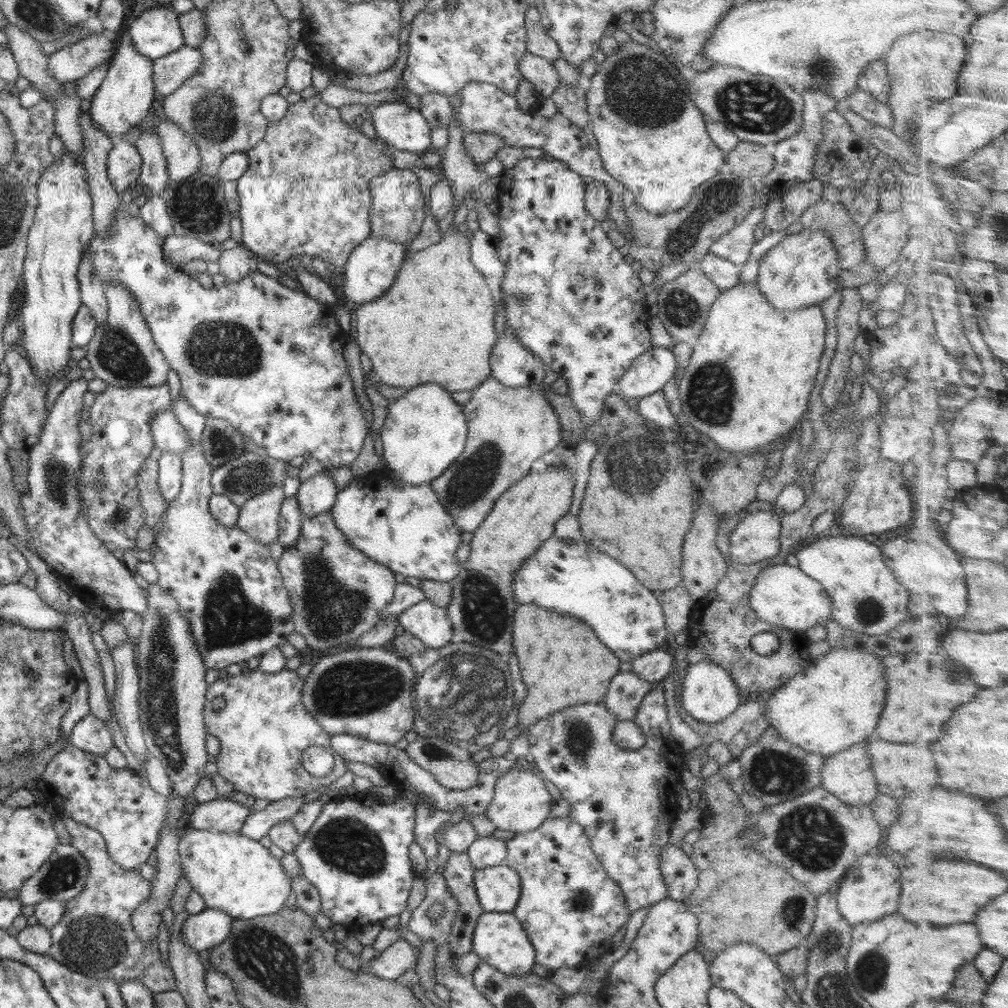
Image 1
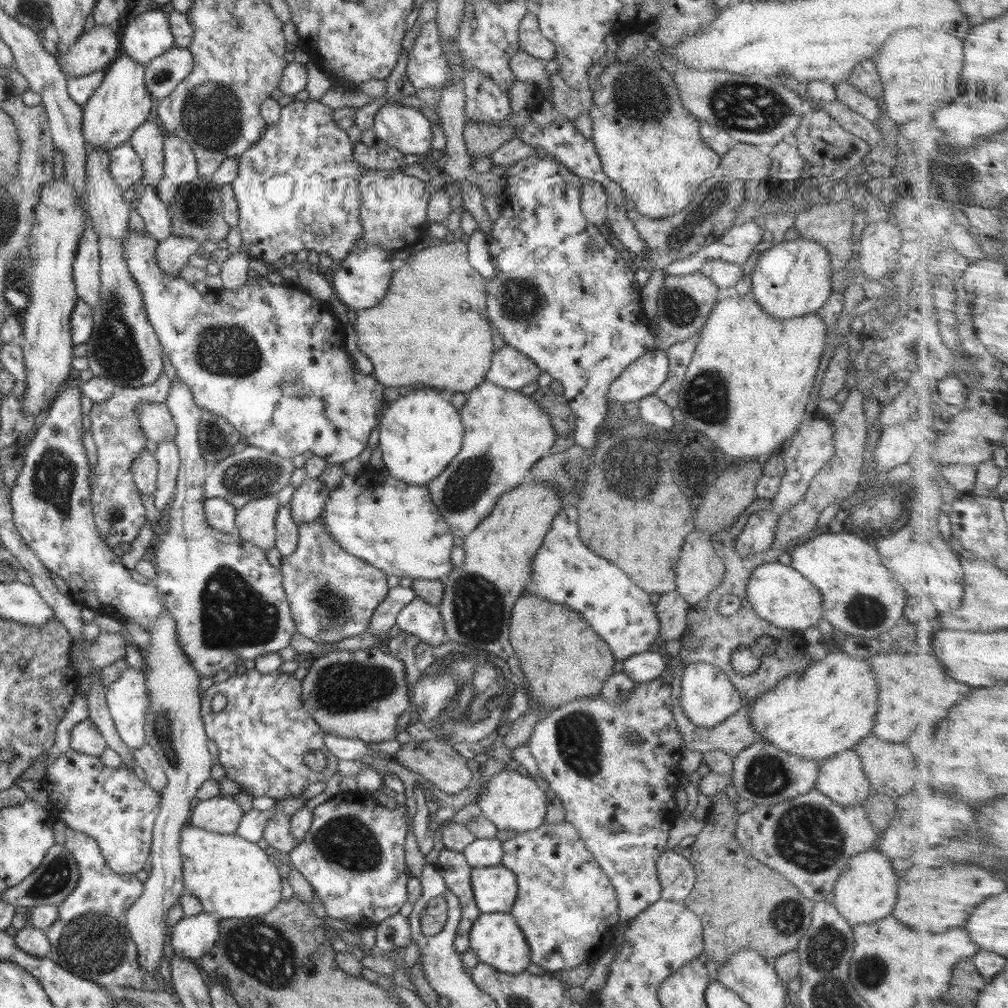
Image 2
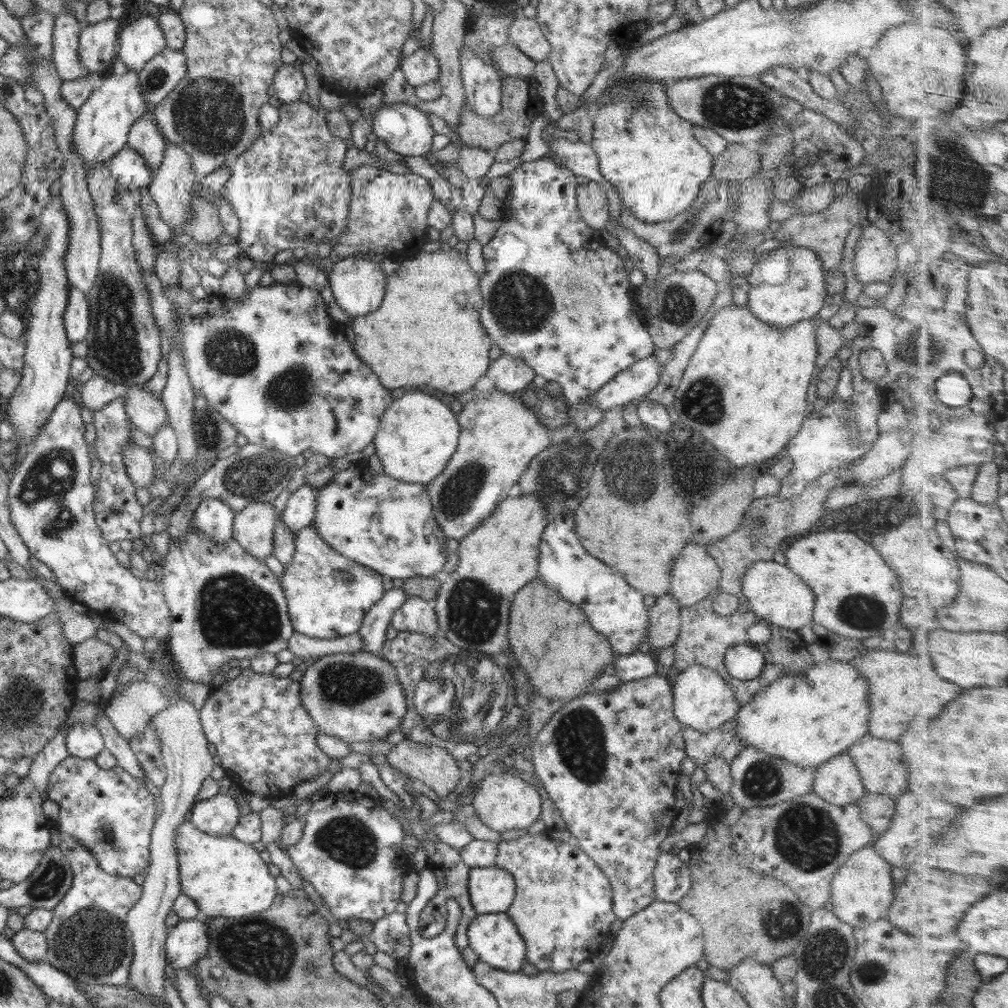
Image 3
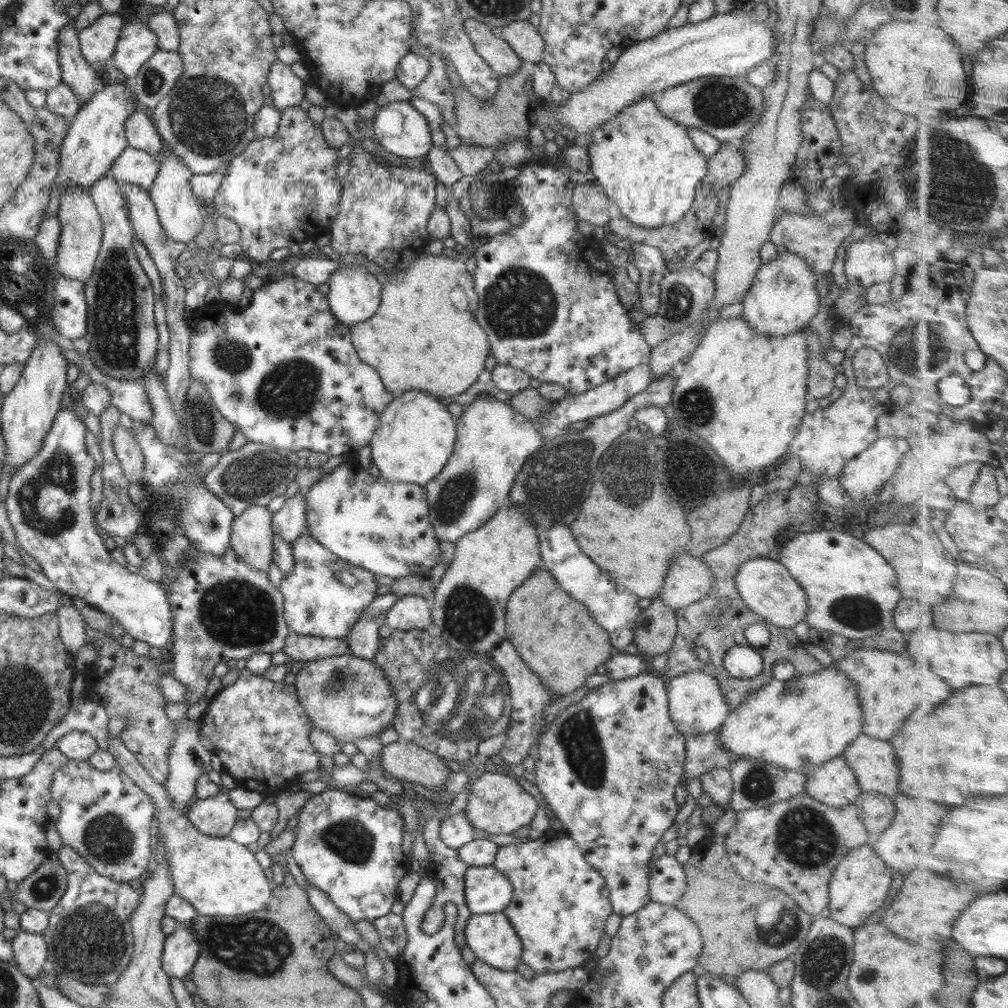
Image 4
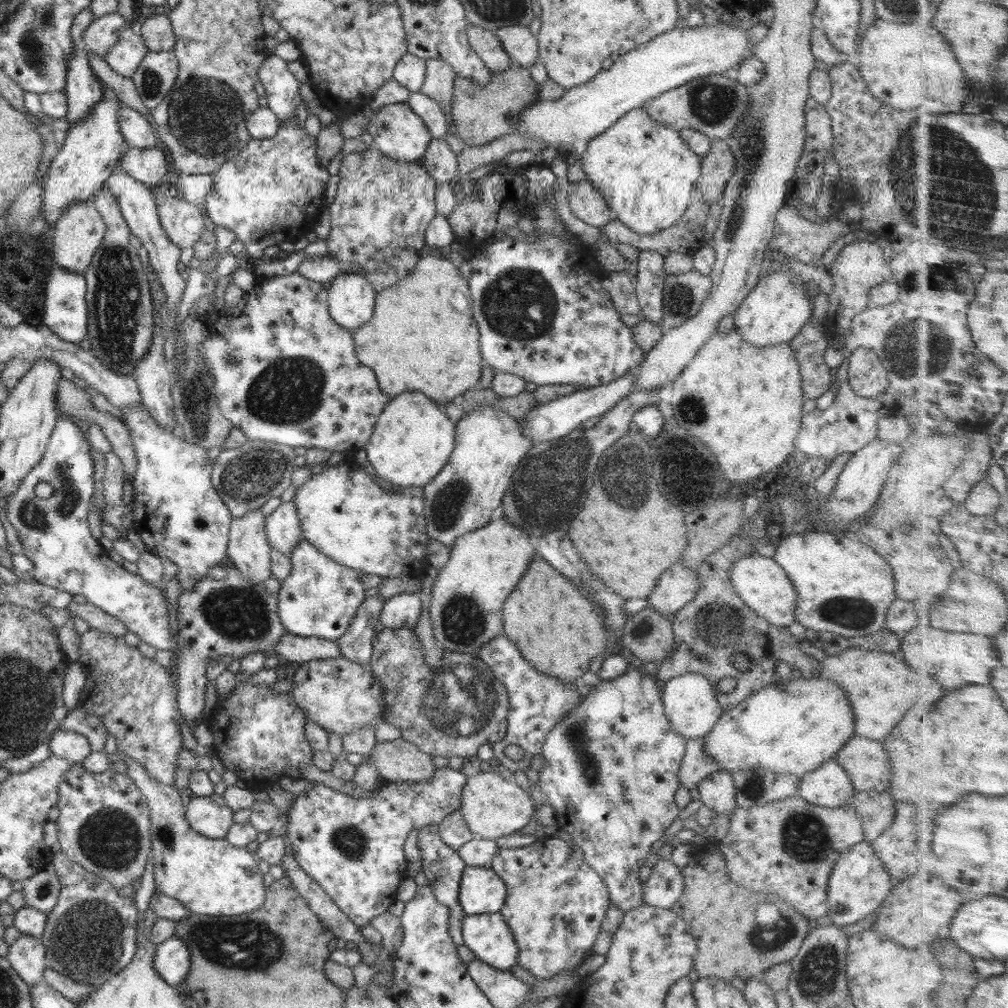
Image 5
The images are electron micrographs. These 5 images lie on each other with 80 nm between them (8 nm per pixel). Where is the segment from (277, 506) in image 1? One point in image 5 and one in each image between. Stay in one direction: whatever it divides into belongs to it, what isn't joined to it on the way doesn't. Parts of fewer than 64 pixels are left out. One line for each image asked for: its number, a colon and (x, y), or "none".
2: (255, 522)
3: (253, 527)
4: (251, 538)
5: (248, 548)

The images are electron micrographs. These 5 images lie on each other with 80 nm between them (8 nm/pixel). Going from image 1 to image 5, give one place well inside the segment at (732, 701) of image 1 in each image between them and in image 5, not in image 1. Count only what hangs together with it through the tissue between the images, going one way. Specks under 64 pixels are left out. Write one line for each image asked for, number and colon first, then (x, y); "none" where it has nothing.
2: (708, 698)
3: (703, 701)
4: (696, 705)
5: (690, 703)

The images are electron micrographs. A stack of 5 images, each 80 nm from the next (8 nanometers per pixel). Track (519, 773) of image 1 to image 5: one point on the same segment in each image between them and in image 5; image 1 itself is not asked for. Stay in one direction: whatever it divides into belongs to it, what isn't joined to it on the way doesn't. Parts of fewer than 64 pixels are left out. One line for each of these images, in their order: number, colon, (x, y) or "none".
2: (513, 800)
3: (503, 801)
4: (497, 804)
5: (492, 805)

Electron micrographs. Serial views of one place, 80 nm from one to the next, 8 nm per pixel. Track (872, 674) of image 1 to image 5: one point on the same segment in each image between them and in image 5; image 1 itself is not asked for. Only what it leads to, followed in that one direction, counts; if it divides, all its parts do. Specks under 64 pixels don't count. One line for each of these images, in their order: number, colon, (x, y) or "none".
2: (829, 707)
3: (807, 718)
4: (799, 724)
5: (795, 725)

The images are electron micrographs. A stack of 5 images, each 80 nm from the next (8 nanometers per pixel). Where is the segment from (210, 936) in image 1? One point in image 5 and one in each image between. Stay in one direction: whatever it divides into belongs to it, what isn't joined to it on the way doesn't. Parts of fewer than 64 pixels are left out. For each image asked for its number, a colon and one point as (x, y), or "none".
2: (193, 936)
3: (187, 942)
4: (181, 948)
5: (172, 961)

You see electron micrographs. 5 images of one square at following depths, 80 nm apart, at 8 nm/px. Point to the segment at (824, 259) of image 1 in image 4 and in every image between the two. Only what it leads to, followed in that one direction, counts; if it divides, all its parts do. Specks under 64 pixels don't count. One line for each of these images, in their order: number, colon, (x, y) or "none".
2: (791, 279)
3: (787, 286)
4: (782, 299)

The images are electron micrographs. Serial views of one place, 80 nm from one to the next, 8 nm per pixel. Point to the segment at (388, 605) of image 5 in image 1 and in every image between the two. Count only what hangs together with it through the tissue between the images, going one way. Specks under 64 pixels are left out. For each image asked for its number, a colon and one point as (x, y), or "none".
1: (430, 623)
2: (420, 618)
3: (416, 614)
4: (409, 612)

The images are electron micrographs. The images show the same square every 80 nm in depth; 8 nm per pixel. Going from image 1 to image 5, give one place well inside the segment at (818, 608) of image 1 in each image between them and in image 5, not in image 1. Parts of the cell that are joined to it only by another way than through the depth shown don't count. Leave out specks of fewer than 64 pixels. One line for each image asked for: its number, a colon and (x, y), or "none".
2: (778, 593)
3: (778, 595)
4: (766, 586)
5: (759, 581)

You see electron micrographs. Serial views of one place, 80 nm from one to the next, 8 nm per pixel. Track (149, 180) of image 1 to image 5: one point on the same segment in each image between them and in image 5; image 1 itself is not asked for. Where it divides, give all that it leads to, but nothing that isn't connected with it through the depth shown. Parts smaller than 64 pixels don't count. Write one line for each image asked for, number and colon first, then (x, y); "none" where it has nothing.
2: (147, 140)
3: (144, 136)
4: (140, 132)
5: (137, 130)

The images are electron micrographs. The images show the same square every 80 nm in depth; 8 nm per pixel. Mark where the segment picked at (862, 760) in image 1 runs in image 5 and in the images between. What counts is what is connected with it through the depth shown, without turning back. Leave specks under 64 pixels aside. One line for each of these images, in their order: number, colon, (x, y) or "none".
2: (841, 777)
3: (837, 781)
4: (834, 783)
5: (829, 786)

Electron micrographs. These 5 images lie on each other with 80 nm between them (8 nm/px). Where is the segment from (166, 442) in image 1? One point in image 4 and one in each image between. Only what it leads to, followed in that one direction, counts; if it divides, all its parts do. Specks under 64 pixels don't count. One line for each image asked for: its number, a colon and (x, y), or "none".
2: (155, 419)
3: (147, 412)
4: (129, 396)

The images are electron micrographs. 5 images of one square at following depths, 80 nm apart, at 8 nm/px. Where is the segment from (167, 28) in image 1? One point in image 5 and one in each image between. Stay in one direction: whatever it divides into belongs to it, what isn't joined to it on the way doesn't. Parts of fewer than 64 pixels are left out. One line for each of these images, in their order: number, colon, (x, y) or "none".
2: (148, 36)
3: (139, 41)
4: (136, 44)
5: (124, 57)

